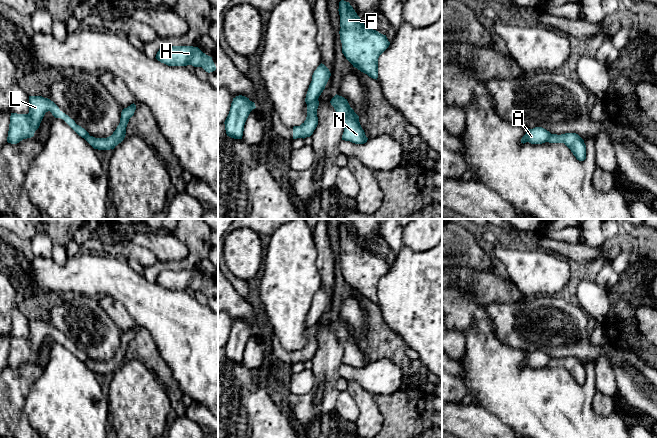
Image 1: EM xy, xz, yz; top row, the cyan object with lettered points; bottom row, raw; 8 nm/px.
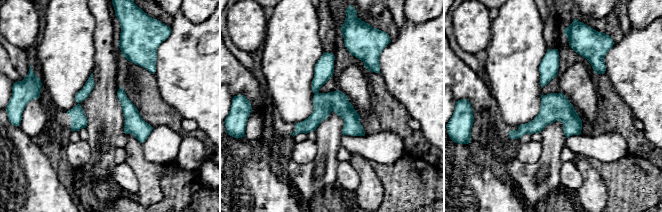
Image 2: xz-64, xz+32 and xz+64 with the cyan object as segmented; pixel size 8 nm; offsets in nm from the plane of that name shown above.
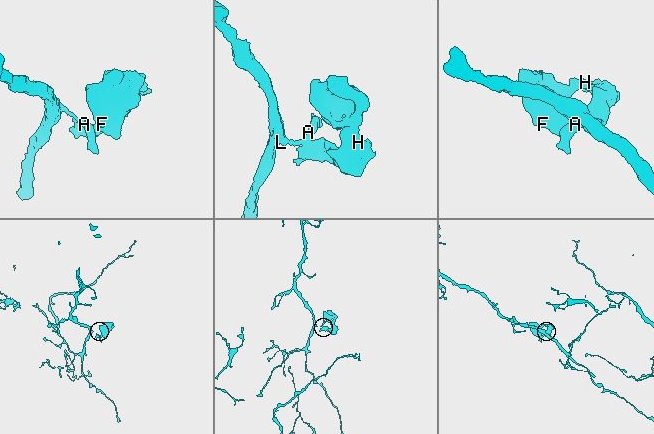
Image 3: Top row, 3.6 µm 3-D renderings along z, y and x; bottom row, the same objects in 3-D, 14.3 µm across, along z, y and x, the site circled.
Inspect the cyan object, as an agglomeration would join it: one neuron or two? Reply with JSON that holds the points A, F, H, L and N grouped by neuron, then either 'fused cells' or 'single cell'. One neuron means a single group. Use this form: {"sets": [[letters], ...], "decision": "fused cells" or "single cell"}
{"sets": [["A", "L"], ["F", "H", "N"]], "decision": "fused cells"}

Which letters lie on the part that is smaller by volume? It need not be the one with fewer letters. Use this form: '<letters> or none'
F, H, N

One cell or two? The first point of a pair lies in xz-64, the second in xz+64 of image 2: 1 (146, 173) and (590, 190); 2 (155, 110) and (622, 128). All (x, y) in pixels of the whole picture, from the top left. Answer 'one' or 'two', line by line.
1: one
2: one

